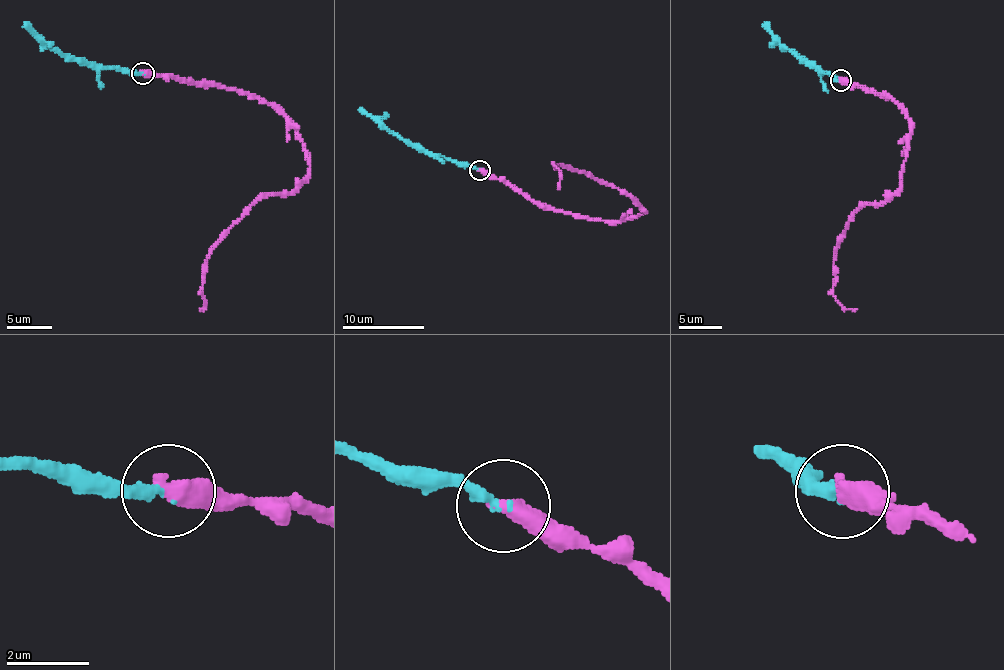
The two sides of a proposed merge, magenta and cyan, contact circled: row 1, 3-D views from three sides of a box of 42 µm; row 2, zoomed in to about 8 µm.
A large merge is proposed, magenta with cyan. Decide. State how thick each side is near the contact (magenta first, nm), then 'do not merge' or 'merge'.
500/260 nm | merge

